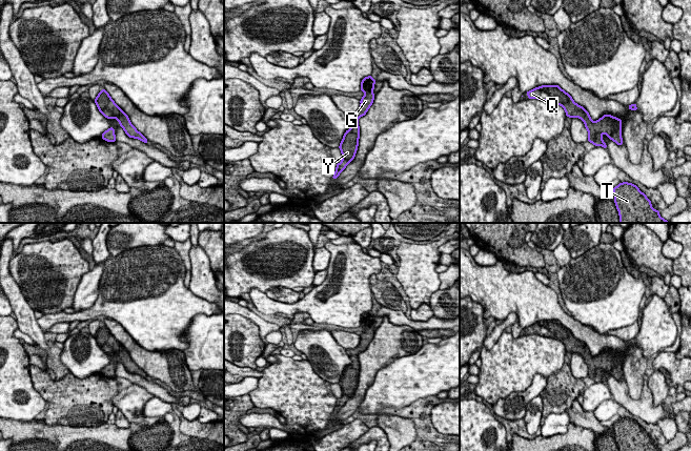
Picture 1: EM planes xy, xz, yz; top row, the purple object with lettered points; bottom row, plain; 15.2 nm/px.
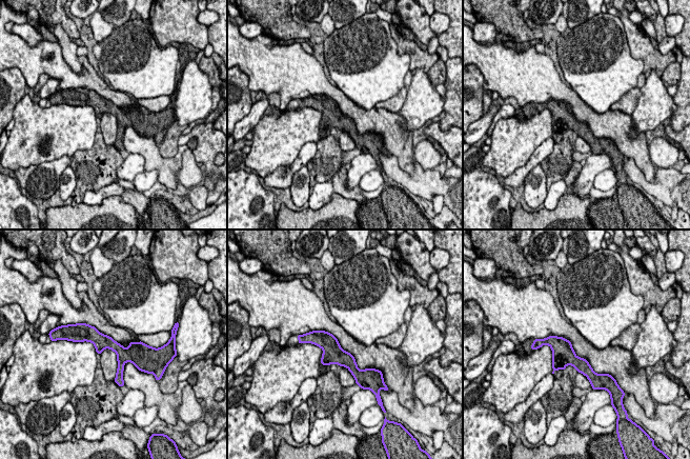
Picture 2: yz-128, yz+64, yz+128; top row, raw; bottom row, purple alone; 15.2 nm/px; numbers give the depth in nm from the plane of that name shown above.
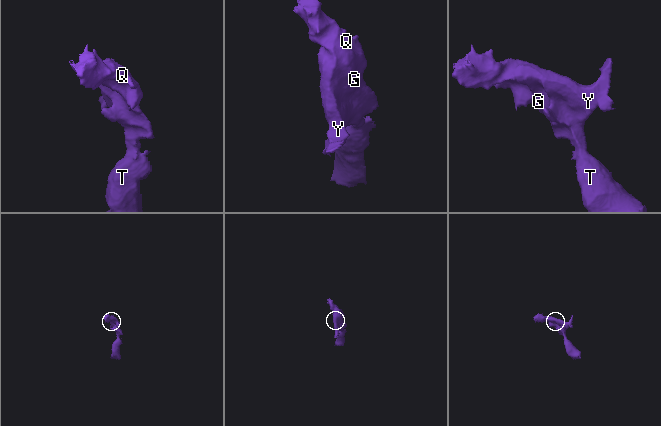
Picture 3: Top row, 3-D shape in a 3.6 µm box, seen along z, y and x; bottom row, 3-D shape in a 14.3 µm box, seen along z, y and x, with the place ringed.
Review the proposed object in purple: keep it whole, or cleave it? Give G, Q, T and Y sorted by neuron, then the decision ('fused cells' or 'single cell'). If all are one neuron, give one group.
G Q T Y; single cell

